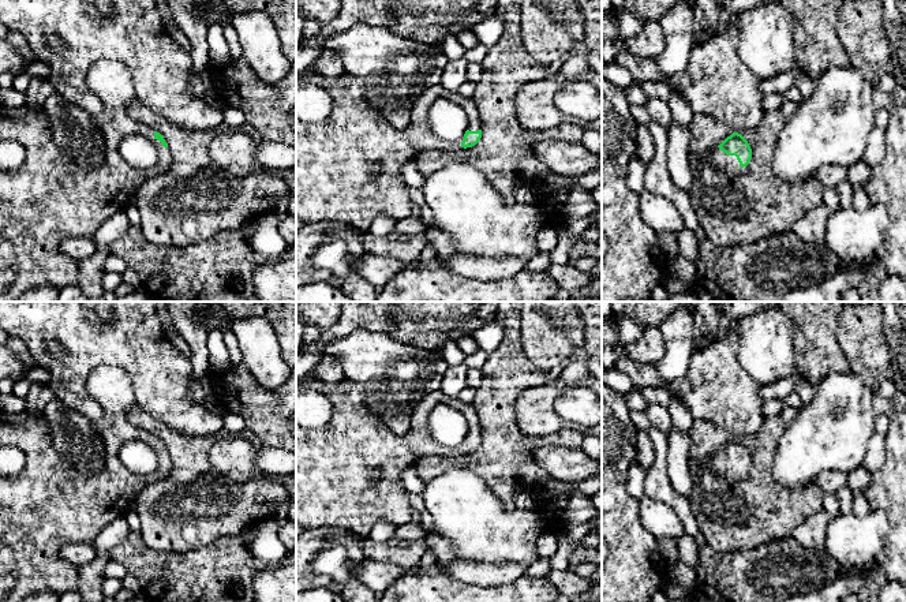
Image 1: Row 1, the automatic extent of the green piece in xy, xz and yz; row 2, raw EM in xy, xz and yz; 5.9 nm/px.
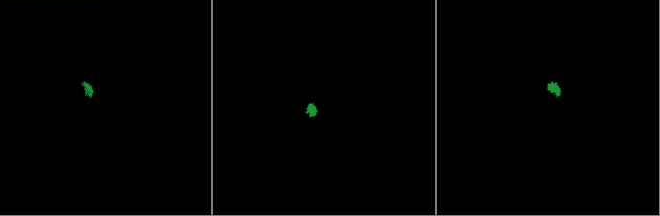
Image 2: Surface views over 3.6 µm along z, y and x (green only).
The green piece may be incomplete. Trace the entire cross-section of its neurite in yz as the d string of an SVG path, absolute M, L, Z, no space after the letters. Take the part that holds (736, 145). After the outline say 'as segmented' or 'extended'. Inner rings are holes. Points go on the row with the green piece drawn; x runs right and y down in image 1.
M733 132L710 153L711 162L730 176L745 172L750 158L752 149L748 141L738 132Z | extended

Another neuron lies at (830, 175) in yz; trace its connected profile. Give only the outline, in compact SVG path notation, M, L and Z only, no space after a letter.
M824 165L817 171L816 176L825 188L835 188L846 180L847 168L843 165Z

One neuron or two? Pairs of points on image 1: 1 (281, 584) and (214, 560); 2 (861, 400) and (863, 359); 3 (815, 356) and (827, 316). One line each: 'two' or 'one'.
1: two
2: two
3: one

